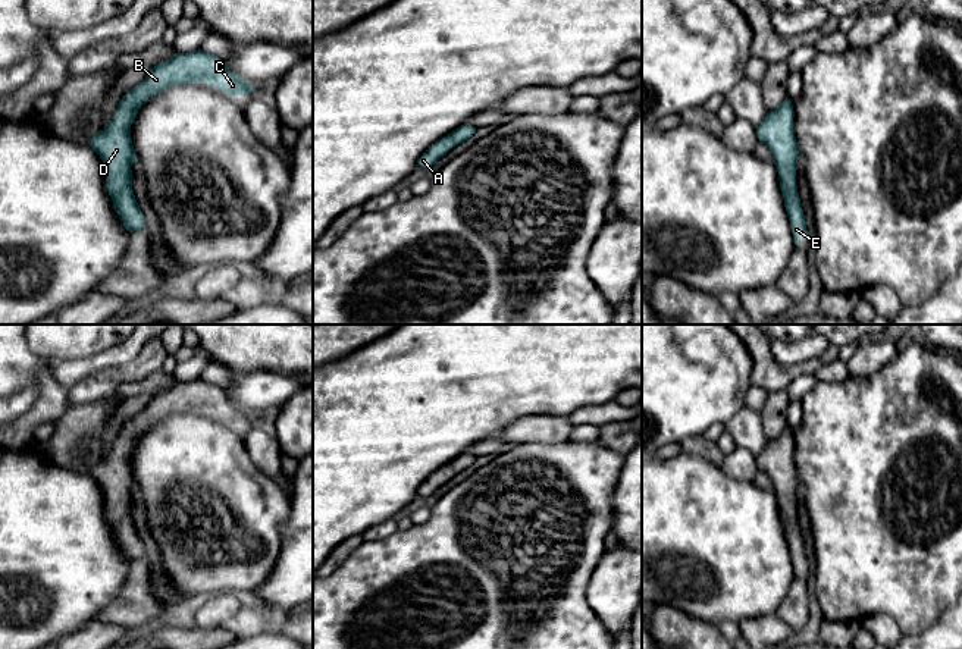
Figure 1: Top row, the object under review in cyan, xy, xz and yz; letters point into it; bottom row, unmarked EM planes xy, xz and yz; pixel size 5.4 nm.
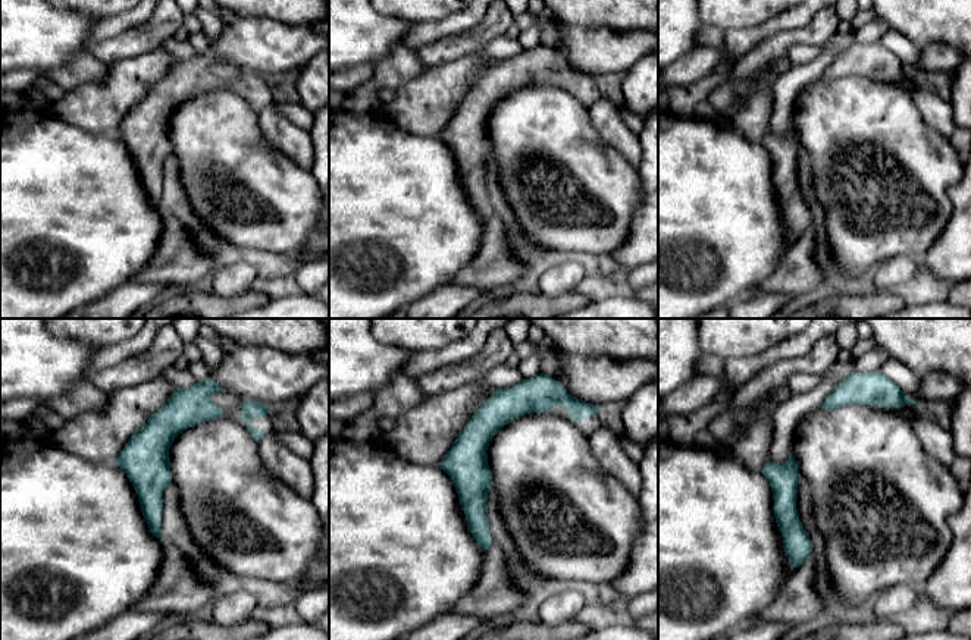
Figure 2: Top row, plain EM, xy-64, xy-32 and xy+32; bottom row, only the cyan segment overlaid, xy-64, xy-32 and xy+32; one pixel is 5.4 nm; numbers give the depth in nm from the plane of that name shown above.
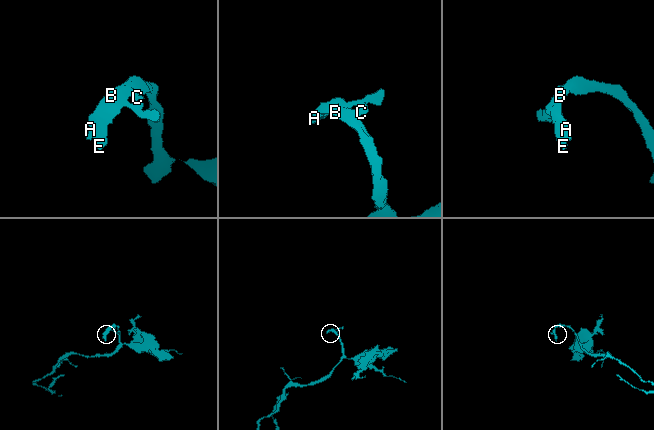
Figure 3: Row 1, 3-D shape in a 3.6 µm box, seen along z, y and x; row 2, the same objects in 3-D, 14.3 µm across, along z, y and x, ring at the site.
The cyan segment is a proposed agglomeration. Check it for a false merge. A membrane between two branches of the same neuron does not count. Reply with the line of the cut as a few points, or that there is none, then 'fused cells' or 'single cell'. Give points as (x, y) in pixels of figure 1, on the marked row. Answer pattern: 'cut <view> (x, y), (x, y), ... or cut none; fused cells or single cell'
cut none; single cell

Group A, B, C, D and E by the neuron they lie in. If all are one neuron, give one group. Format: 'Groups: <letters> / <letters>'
Groups: A B C D E

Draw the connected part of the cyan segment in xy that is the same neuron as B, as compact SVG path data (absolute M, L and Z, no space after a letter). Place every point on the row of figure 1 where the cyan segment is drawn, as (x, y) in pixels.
M198 48L175 53L156 65L142 82L122 97L109 125L88 144L104 163L106 191L123 228L131 233L144 228L144 216L132 191L131 166L138 160L131 139L131 125L150 97L179 84L216 85L232 98L253 91L253 85L232 73L223 60Z

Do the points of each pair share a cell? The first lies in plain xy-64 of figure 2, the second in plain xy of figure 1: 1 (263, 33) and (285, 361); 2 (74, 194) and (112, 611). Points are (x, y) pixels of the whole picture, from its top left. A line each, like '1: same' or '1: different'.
1: different
2: different

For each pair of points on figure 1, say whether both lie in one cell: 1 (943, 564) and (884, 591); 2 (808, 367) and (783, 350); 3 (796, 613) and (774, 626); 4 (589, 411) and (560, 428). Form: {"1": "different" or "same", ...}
{"1": "same", "2": "different", "3": "different", "4": "different"}

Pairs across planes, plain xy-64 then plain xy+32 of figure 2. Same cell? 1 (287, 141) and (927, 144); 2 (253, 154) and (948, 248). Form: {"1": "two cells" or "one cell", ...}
{"1": "two cells", "2": "two cells"}

